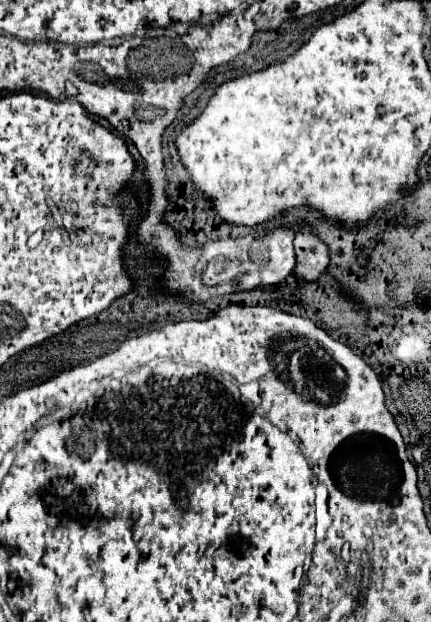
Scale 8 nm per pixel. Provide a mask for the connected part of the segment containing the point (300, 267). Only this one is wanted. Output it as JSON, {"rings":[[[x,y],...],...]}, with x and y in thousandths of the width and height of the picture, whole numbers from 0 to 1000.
{"rings":[[[694,367],[684,376],[684,408],[689,428],[680,437],[703,450],[735,450],[740,441],[763,428],[759,392],[749,392],[749,386],[740,386],[735,376],[712,367]]]}

